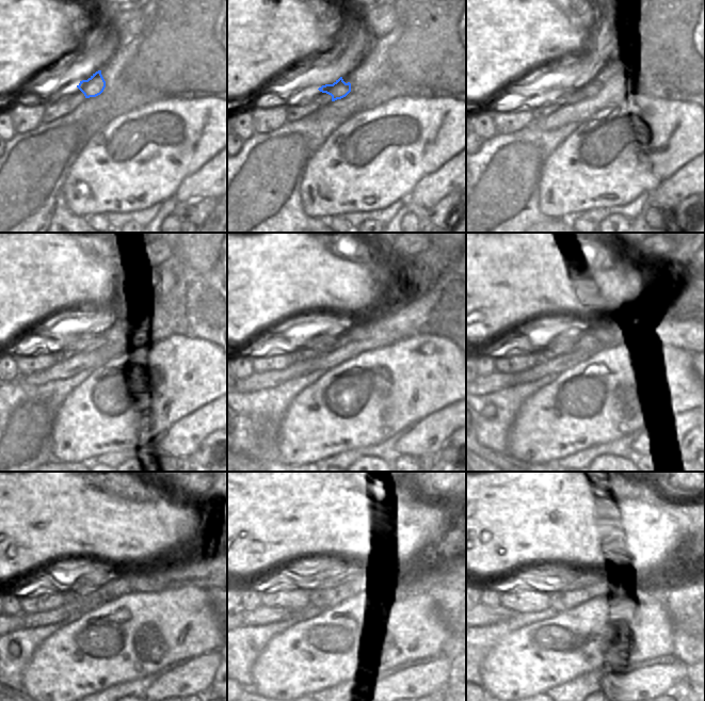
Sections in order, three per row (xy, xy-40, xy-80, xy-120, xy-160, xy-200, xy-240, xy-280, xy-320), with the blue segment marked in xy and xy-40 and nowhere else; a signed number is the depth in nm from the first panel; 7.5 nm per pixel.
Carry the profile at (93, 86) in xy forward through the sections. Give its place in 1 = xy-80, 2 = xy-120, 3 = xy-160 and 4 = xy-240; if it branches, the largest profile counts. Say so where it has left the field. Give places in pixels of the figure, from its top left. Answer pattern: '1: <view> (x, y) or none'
1: xy-80 (585, 91)
2: xy-120 (115, 329)
3: xy-160 (356, 330)
4: xy-240 (140, 577)

